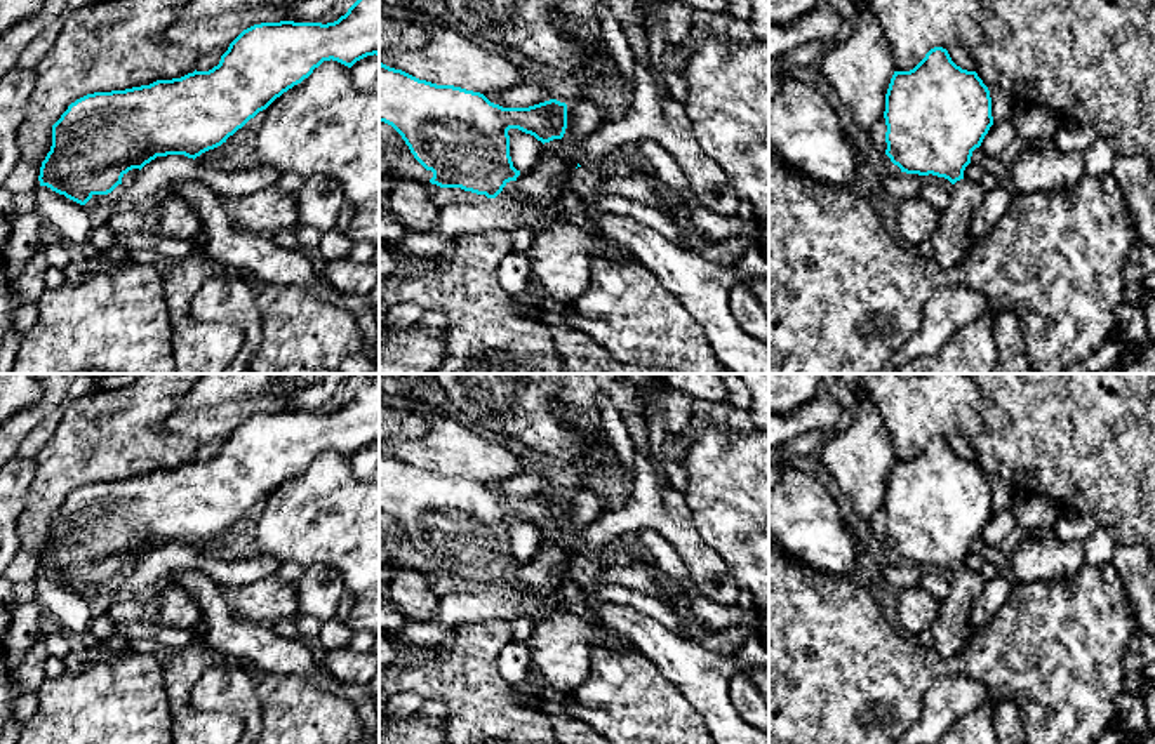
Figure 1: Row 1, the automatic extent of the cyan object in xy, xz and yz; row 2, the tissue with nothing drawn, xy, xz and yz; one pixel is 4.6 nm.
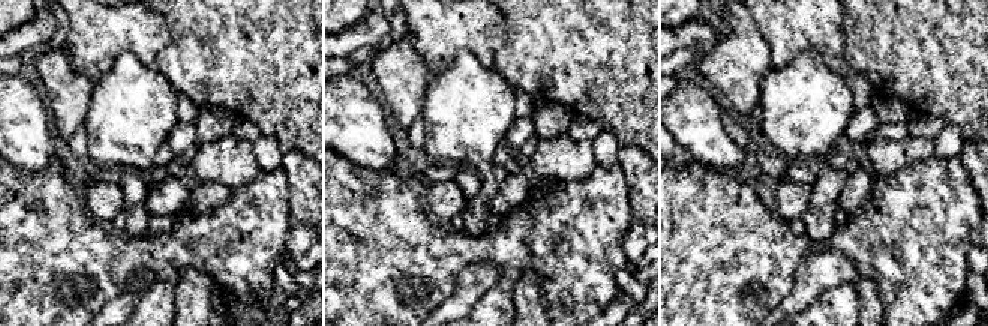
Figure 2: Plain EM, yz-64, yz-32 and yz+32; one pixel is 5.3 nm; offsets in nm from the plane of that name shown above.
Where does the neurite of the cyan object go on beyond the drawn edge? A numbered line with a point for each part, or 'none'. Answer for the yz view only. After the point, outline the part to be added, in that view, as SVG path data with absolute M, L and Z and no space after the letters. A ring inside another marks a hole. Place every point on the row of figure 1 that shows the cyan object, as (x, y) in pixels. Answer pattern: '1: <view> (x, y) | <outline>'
1: yz (950, 242) | M960 179L951 188L951 203L941 214L936 233L929 238L934 259L941 264L957 264L969 254L969 223L981 205L985 189L979 183Z

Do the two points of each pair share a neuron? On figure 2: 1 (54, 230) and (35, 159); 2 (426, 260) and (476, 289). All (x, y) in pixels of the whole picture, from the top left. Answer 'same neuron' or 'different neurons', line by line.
1: different neurons
2: different neurons

